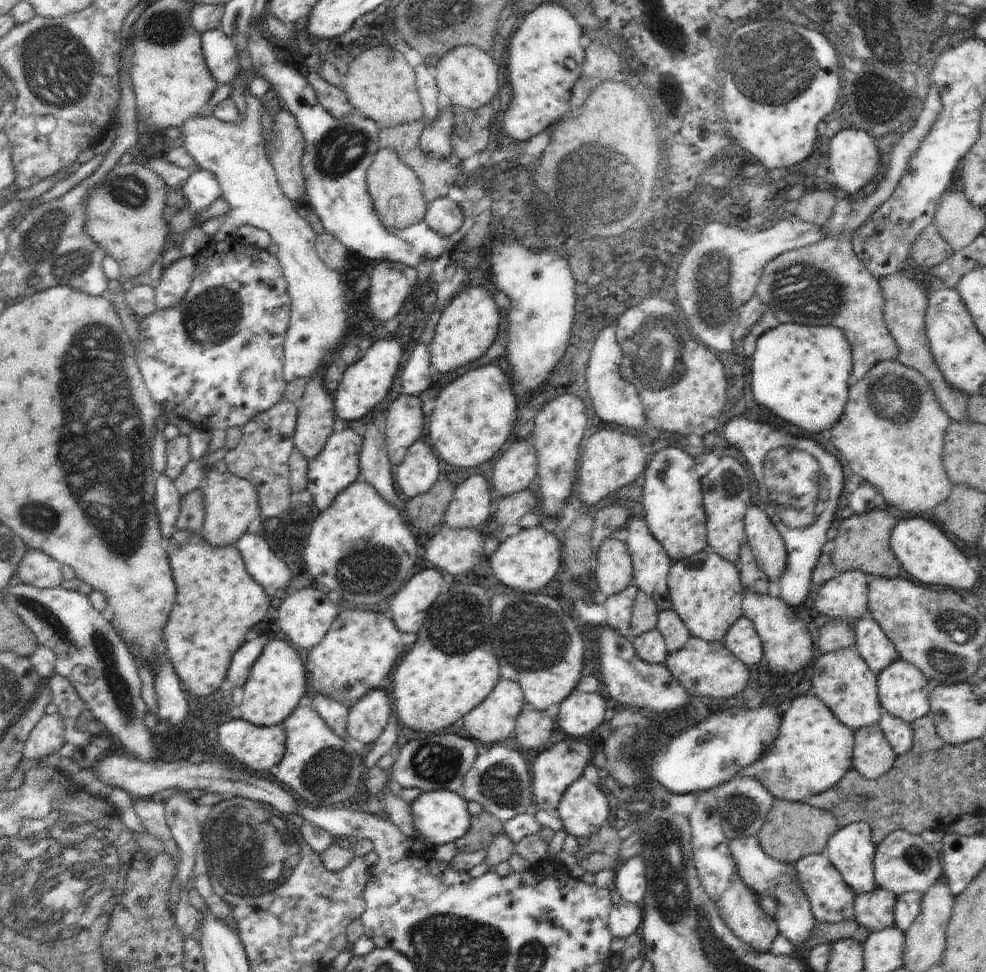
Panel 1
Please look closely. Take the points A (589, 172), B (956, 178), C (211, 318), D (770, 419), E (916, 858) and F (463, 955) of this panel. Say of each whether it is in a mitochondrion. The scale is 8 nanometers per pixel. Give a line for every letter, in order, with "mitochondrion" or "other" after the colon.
A: mitochondrion
B: other
C: mitochondrion
D: other
E: mitochondrion
F: mitochondrion

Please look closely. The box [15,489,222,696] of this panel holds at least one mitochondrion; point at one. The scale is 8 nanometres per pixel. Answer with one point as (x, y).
(49, 617)

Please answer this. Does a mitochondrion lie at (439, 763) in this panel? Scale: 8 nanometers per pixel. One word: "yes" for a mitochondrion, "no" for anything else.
yes

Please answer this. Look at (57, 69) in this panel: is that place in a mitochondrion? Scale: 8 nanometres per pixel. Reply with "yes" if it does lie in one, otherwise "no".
yes

